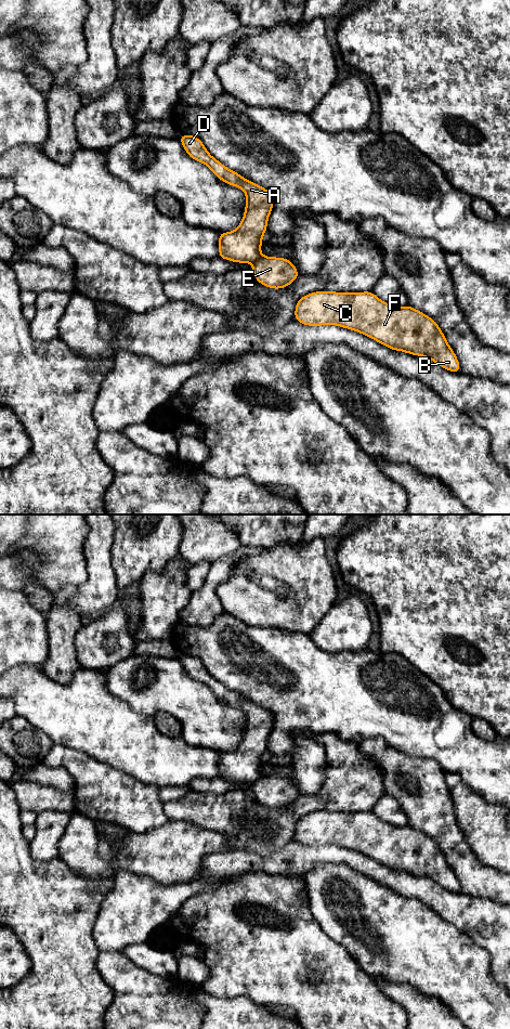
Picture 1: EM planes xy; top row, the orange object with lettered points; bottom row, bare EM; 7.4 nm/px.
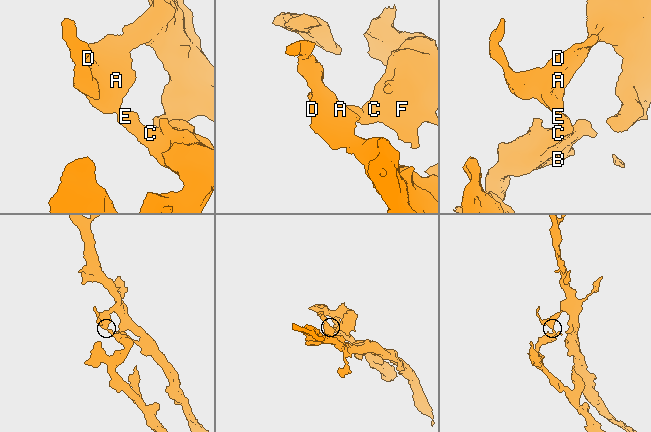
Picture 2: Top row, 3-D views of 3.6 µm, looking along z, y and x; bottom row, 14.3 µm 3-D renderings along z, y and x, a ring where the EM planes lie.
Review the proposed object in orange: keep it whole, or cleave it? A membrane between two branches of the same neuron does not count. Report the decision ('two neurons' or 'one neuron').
two neurons

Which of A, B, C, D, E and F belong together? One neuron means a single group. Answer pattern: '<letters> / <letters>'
A D / B C E F

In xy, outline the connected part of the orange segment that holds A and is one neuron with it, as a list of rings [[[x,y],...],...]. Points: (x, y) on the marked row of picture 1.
[[[189,134],[179,139],[192,159],[206,165],[222,182],[245,192],[247,201],[241,222],[234,231],[219,232],[219,257],[236,263],[253,263],[261,257],[262,238],[274,205],[272,193],[226,168],[208,153],[200,139]]]

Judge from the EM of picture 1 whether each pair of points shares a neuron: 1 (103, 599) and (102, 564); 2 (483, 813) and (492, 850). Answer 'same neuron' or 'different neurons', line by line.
1: same neuron
2: same neuron

